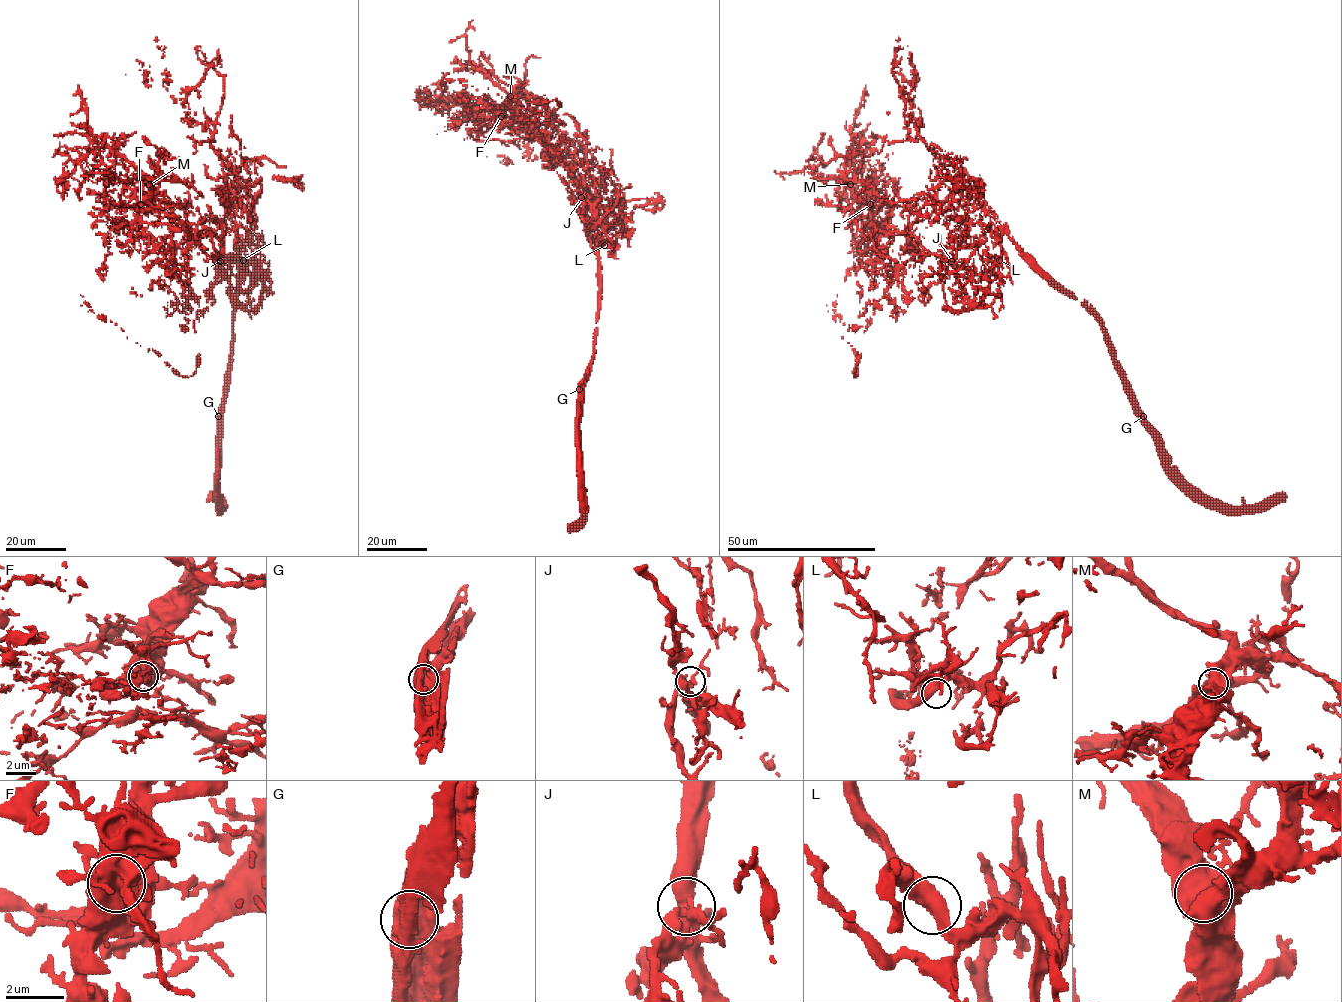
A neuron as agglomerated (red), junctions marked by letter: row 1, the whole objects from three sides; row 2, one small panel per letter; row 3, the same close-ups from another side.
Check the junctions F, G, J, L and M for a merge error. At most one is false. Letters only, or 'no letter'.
no letter

